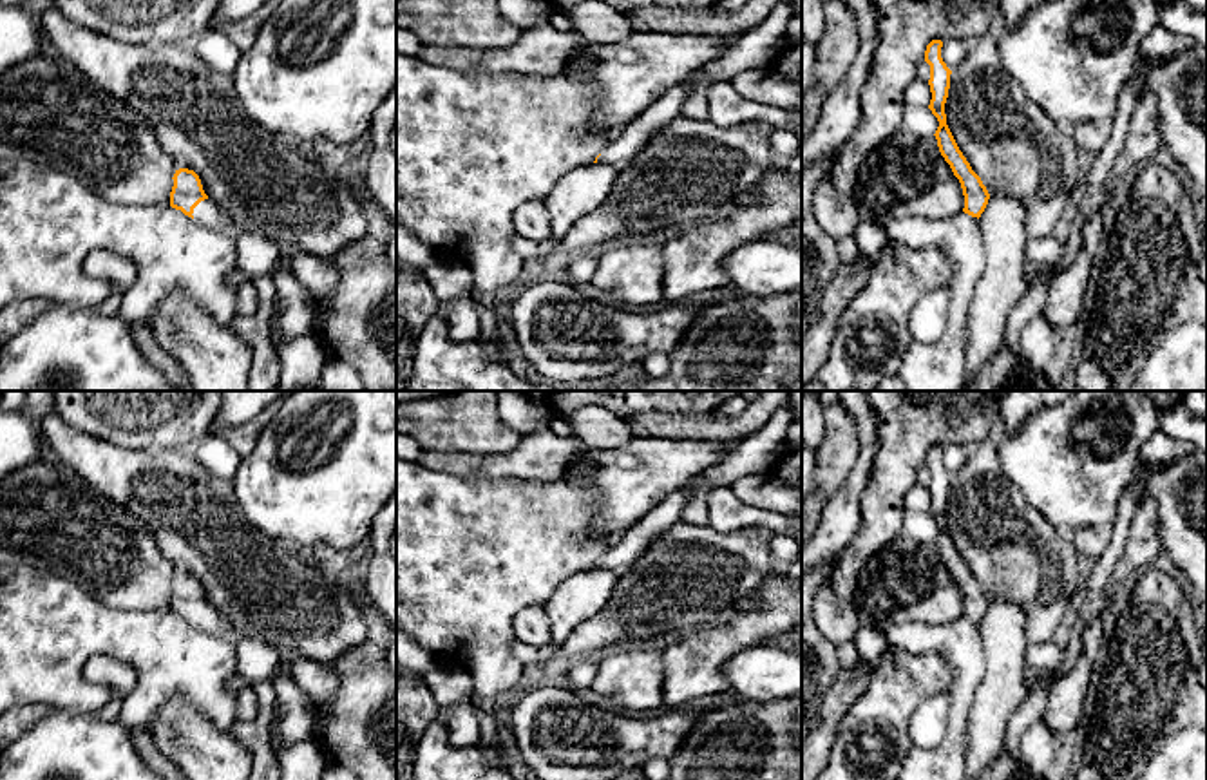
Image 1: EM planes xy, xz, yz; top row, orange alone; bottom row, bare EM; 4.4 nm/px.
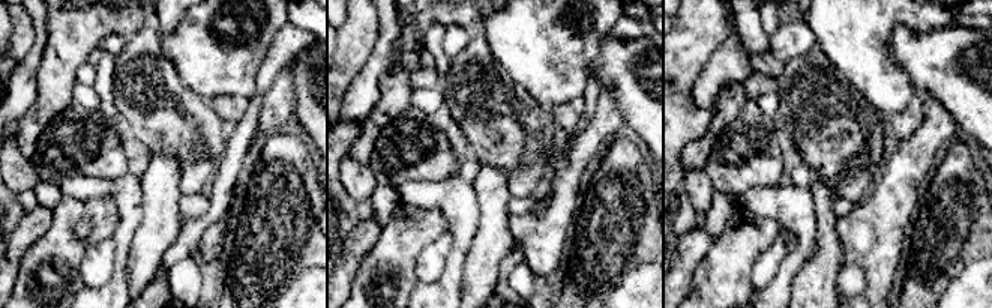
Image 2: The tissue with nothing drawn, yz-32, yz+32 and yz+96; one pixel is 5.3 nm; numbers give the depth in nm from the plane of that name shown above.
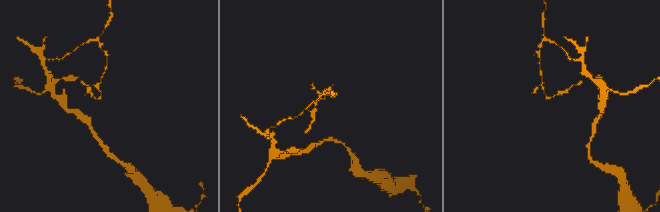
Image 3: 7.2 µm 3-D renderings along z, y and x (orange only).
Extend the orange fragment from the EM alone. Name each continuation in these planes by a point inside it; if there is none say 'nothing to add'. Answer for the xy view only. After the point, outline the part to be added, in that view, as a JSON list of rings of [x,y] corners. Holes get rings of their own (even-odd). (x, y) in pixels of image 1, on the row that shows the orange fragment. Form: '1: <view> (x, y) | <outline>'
1: xy (207, 212) | [[[210,199],[201,201],[192,215],[195,221],[230,237],[235,237],[241,232],[241,228]]]

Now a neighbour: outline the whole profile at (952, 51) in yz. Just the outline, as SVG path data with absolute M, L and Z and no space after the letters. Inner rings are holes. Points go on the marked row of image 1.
M948 38L943 42L941 58L946 63L946 67L954 71L963 62L970 47L972 43L965 40Z

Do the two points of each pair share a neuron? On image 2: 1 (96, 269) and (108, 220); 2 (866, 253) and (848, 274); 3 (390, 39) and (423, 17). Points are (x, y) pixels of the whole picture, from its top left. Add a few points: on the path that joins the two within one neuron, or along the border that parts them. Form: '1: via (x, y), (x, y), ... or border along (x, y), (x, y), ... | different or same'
1: border along (110, 236), (93, 241), (86, 248), (80, 265) | different
2: border along (842, 265), (857, 265), (862, 269), (865, 292) | different
3: border along (396, 15), (401, 66), (398, 69) | different

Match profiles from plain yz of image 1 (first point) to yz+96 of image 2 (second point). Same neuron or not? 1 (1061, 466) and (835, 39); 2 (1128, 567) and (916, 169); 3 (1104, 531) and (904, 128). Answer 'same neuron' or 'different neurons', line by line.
1: same neuron
2: same neuron
3: same neuron

